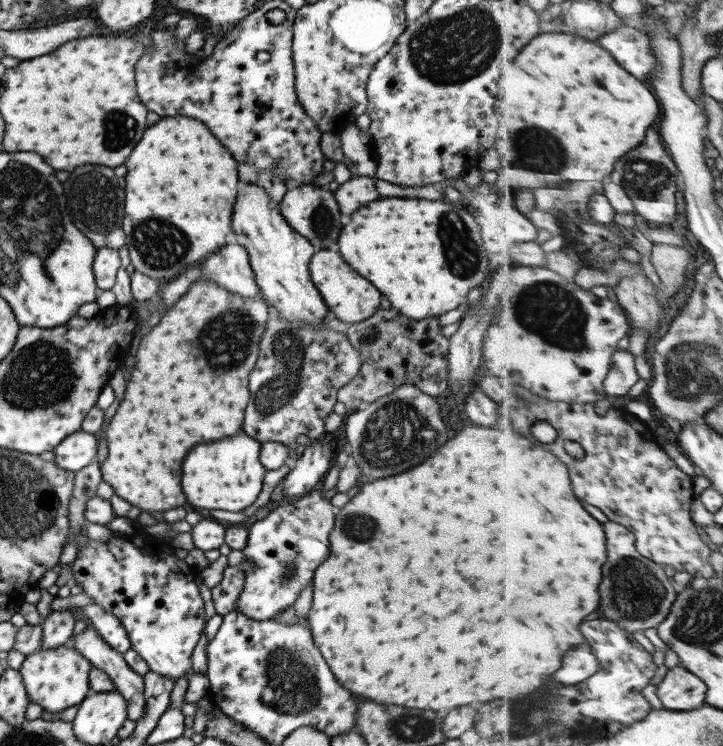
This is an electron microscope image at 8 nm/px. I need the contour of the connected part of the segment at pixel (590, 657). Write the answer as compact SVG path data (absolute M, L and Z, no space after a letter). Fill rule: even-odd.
M583 644L579 646L579 650L571 650L569 654L565 654L565 662L561 670L557 670L555 680L563 684L579 684L597 674L599 670L599 659L591 652L589 644Z

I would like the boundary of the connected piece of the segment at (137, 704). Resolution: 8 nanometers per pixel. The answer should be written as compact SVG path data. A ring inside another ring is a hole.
M88 624L75 636L73 646L89 662L90 667L101 670L111 679L114 690L125 699L126 718L137 722L144 713L142 676L129 669L122 654L103 642Z

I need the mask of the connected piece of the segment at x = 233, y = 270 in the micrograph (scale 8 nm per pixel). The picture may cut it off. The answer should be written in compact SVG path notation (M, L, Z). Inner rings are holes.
M226 244L202 261L201 276L242 297L258 293L248 255L240 244Z

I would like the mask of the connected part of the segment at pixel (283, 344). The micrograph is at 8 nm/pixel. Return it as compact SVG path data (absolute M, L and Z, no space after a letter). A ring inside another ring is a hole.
M269 308L264 331L260 334L258 358L249 372L249 404L243 416L243 434L257 442L275 441L292 448L298 434L317 439L326 433L323 418L331 413L336 393L356 374L360 367L359 353L348 343L343 332L333 332L328 326L335 323L330 317L320 324L302 324L283 320L276 309Z

